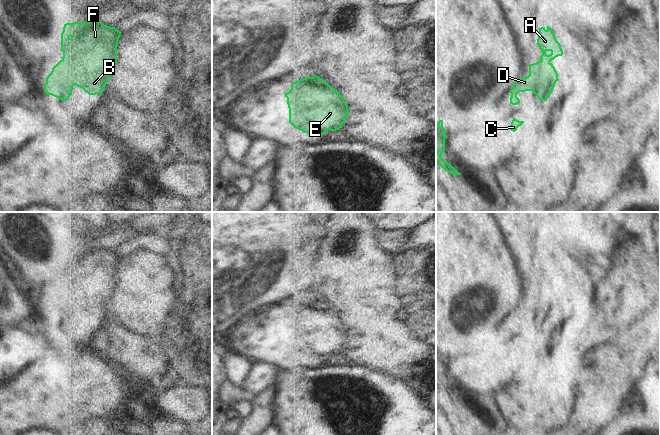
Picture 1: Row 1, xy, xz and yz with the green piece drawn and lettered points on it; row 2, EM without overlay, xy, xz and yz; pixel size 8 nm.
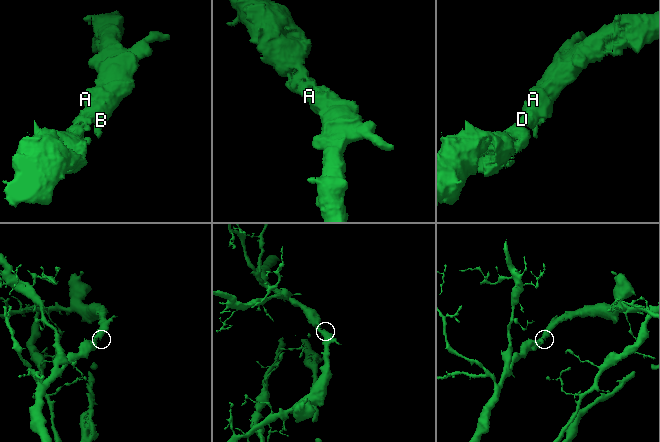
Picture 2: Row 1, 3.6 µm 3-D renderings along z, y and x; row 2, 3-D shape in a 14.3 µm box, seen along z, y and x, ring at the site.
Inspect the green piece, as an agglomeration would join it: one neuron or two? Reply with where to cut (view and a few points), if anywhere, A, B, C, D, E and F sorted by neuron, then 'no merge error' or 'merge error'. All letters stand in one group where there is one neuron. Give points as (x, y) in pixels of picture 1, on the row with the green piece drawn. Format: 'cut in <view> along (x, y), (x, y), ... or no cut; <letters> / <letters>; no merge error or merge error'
no cut; A B C D E F; no merge error

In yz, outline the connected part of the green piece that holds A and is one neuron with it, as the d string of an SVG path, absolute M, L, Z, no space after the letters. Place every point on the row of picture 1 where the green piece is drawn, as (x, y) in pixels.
M547 26L539 28L537 45L542 51L540 61L529 65L529 75L516 80L509 91L510 104L520 103L519 92L532 91L539 100L547 101L558 79L558 73L551 63L558 56L563 55L560 43L557 41L552 29Z

